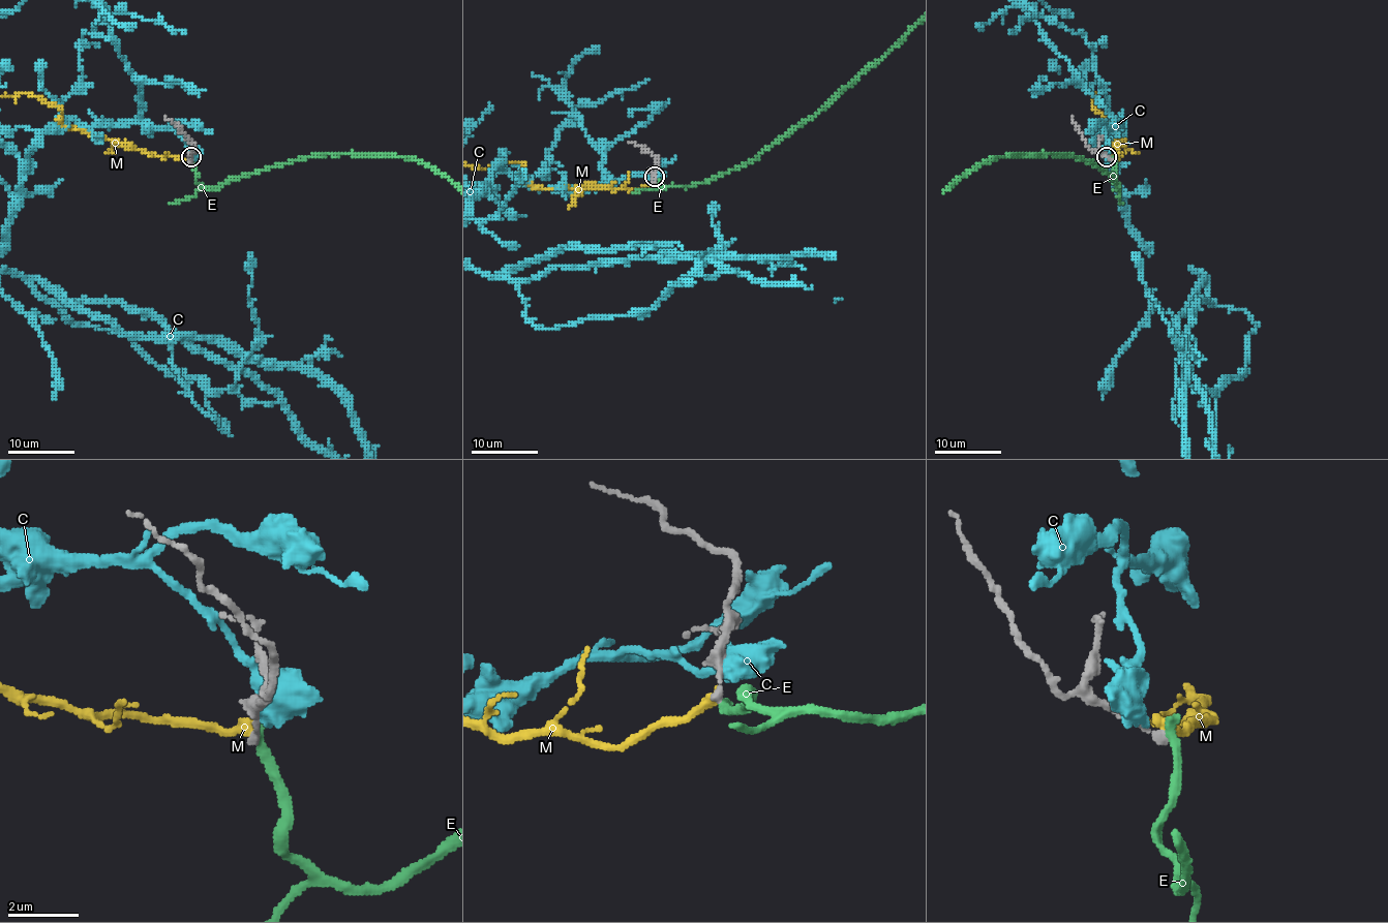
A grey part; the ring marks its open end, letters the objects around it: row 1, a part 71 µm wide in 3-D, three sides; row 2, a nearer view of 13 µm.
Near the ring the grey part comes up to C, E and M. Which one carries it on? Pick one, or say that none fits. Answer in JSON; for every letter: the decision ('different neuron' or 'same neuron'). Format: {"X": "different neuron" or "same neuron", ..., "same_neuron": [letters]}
{"C": "different neuron", "E": "different neuron", "M": "different neuron", "same_neuron": []}

